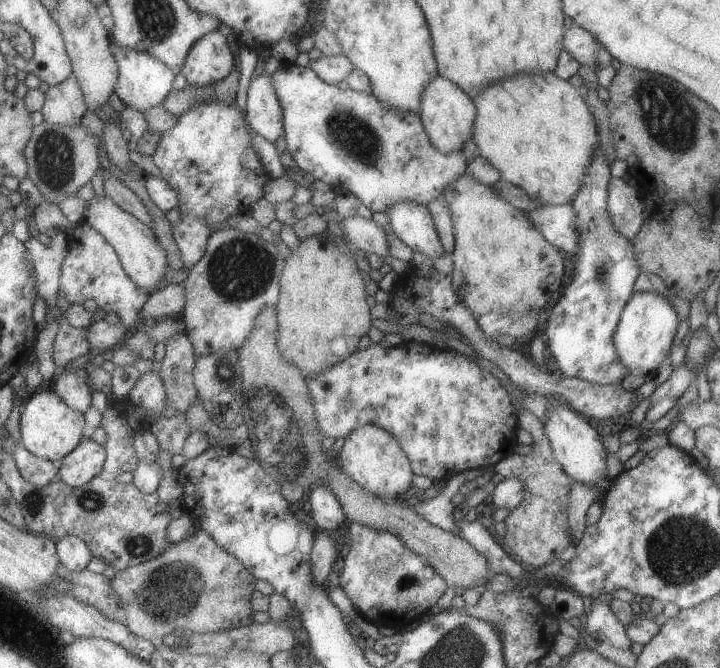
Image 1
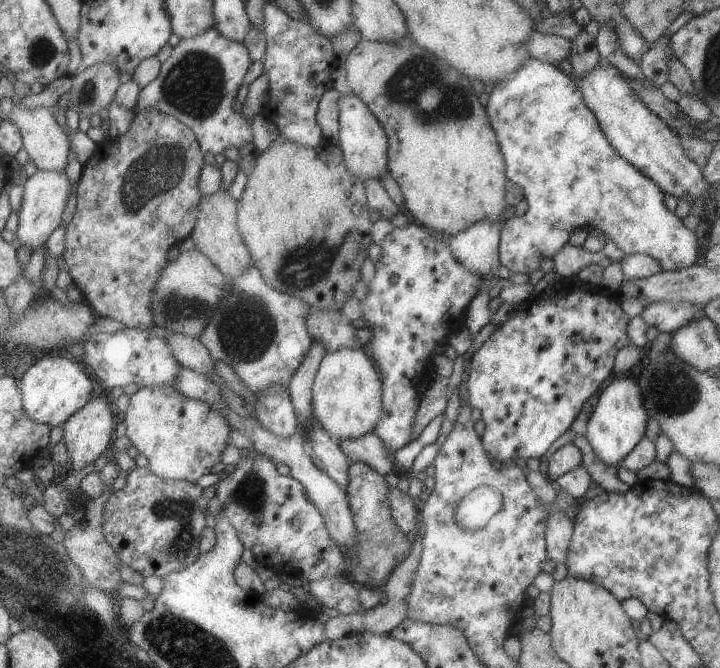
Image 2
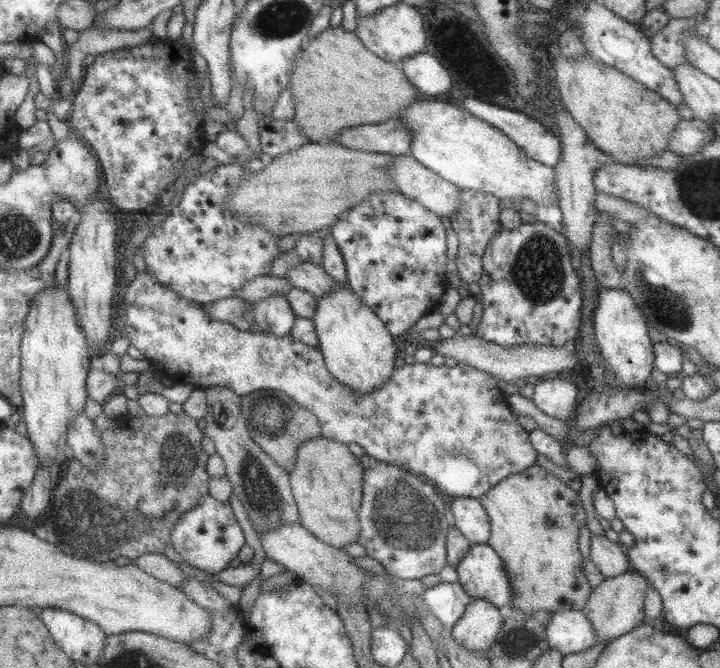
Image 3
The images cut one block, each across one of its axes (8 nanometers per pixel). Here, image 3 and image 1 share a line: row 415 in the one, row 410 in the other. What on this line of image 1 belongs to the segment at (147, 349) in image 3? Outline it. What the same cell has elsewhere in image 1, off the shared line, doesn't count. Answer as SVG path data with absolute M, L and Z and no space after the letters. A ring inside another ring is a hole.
M407 340L395 348L383 348L371 342L369 348L357 348L345 360L321 370L319 374L303 378L313 404L315 426L325 438L339 440L359 426L379 426L397 438L401 450L411 462L413 474L427 476L431 482L447 482L455 474L495 466L499 460L511 456L511 448L517 444L517 414L507 390L487 370L481 370L467 356L449 348L415 340Z

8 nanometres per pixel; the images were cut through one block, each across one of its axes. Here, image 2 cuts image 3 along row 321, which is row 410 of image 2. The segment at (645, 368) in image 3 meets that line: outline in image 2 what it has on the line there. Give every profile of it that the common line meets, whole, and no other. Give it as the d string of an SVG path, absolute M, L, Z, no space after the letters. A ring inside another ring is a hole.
M615 376L609 386L603 388L599 402L587 420L587 442L591 444L595 456L607 466L619 466L623 458L645 438L649 416L643 408L643 396L637 384L627 376Z

